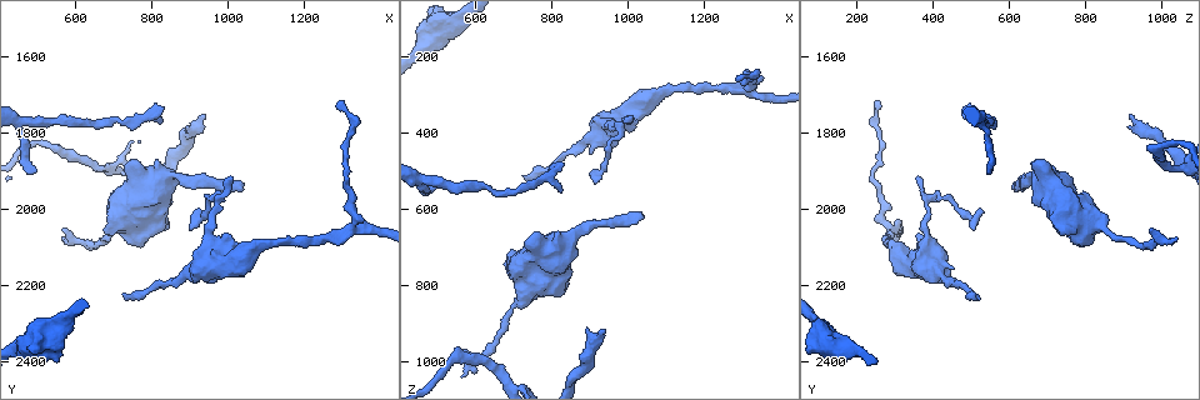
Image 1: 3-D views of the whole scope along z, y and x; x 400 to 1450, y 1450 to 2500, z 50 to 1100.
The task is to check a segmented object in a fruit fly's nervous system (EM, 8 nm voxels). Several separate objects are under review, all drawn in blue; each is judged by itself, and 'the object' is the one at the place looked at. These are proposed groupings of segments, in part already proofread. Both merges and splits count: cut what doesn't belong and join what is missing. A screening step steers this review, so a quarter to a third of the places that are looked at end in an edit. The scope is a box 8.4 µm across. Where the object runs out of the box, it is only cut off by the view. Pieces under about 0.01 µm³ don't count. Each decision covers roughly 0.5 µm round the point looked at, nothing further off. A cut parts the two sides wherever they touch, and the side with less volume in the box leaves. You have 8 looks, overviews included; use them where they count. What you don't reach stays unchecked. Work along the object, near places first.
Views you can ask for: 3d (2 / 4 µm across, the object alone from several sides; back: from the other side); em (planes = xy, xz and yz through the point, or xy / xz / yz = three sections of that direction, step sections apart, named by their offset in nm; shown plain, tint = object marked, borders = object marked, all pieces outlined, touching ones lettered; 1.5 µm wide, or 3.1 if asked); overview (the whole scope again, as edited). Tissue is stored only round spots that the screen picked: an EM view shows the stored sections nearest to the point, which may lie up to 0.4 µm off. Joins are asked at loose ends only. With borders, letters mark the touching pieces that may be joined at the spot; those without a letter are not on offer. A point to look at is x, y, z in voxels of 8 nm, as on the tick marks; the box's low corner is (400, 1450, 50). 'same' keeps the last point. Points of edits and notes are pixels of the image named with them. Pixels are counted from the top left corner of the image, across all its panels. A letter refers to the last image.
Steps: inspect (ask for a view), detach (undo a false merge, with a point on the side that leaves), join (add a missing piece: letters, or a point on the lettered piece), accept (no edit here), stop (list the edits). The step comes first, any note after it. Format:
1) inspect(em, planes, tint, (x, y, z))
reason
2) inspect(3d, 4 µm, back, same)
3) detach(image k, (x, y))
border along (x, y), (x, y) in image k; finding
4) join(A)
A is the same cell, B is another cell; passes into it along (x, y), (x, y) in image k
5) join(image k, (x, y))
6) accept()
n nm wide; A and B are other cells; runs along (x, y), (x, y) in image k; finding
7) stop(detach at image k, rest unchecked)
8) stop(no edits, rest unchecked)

inspect(3d, 2 µm, back, (890, 2170, 420))
calibre changes

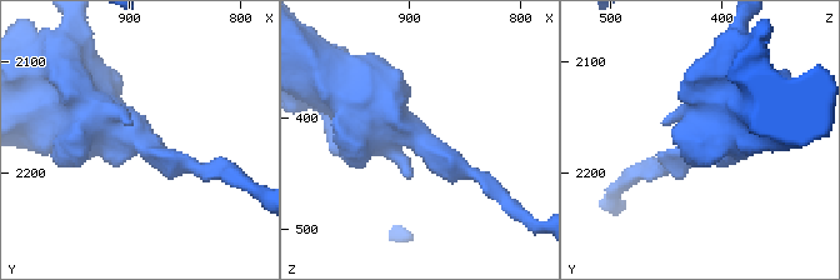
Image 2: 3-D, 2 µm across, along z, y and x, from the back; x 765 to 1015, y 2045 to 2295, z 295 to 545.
inspect(em, yz, step 4, plain, (892, 2174, 418))
need the tissue

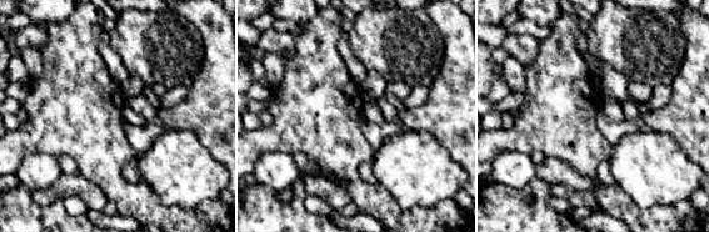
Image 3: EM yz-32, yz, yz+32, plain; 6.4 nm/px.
inspect(em, yz, step 4, borders, same)
see the neighbours

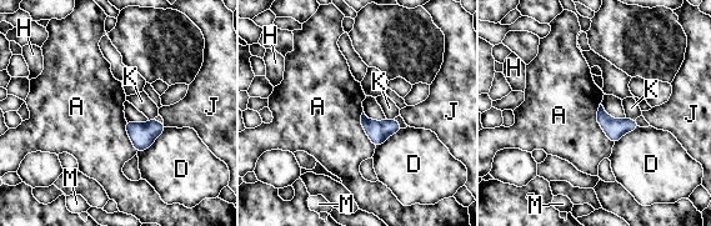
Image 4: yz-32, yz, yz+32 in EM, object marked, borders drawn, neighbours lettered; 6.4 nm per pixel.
accept()
A touches over 280 nm; A, D, H, J, K and M are other cells; border along (600, 103), (597, 121), (614, 144) in image 4; continuous, no second neuron

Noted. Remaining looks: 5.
inspect(em, planes, borders, (825, 1735, 480))
tapers out

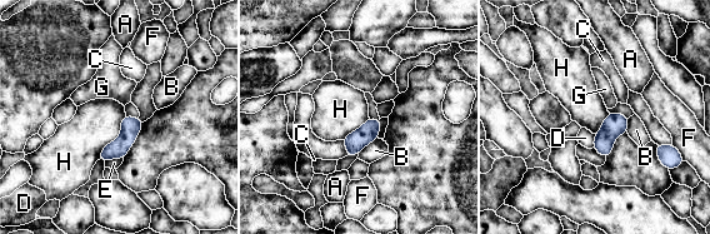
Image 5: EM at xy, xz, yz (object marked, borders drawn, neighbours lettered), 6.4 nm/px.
accept()
A, B, C, D, E, F, G and H are other cells; border along (595, 134), (593, 147) in image 5; none of them fits

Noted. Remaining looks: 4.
inspect(3d, 2 µm, (560, 2080, 1040))
long arm stops here

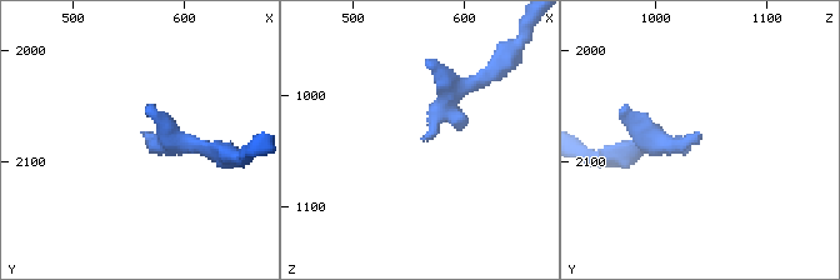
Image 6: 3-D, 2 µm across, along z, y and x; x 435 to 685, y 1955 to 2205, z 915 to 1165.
inspect(em, planes, tint, (564, 2076, 1036))

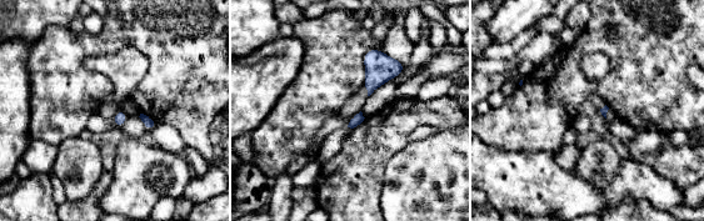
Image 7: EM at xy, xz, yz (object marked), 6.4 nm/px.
inspect(em, planes, borders, same)
what lies round it

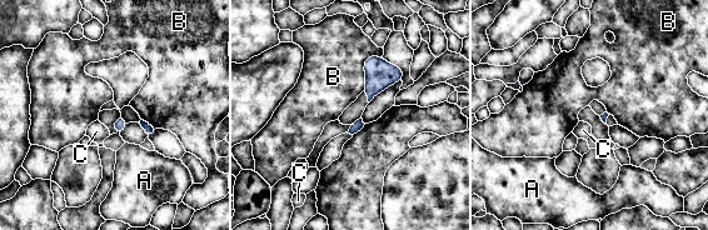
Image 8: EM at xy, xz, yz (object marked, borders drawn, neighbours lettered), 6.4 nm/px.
accept()
A, B and C are other cells; border along (382, 56), (365, 60), (363, 90) in image 8; no lettered piece goes on from it

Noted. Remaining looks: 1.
stop(no edits, rest unchecked)

